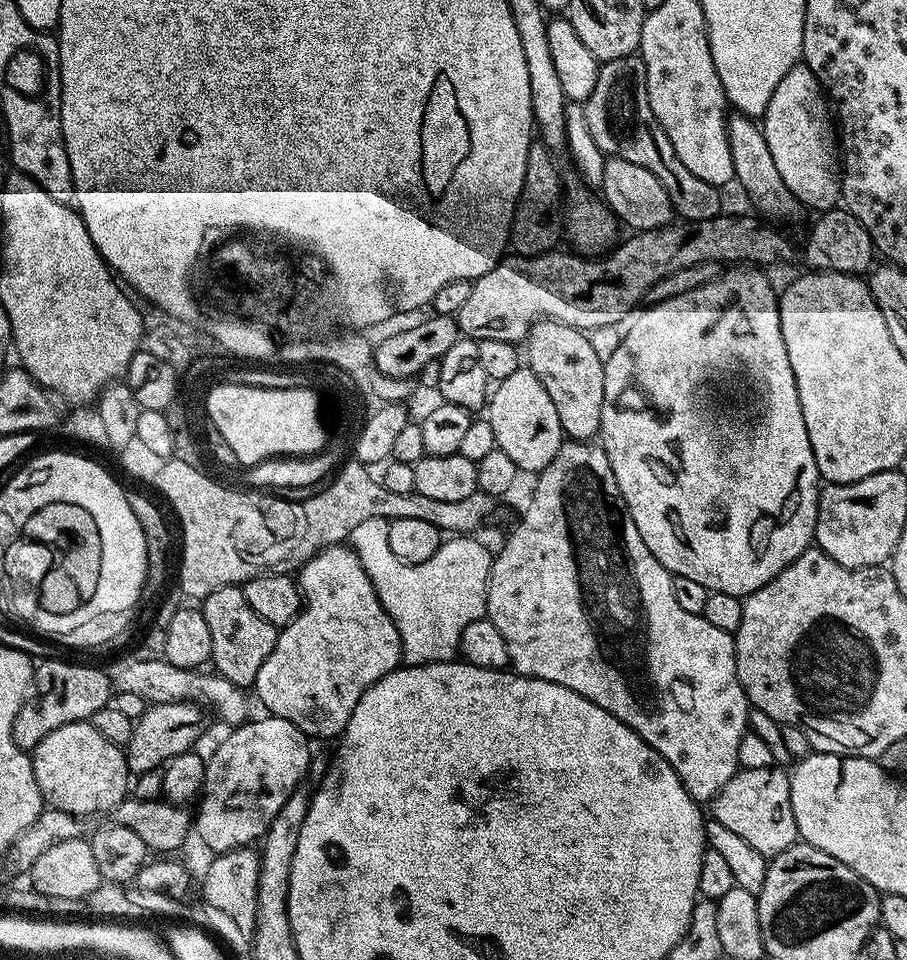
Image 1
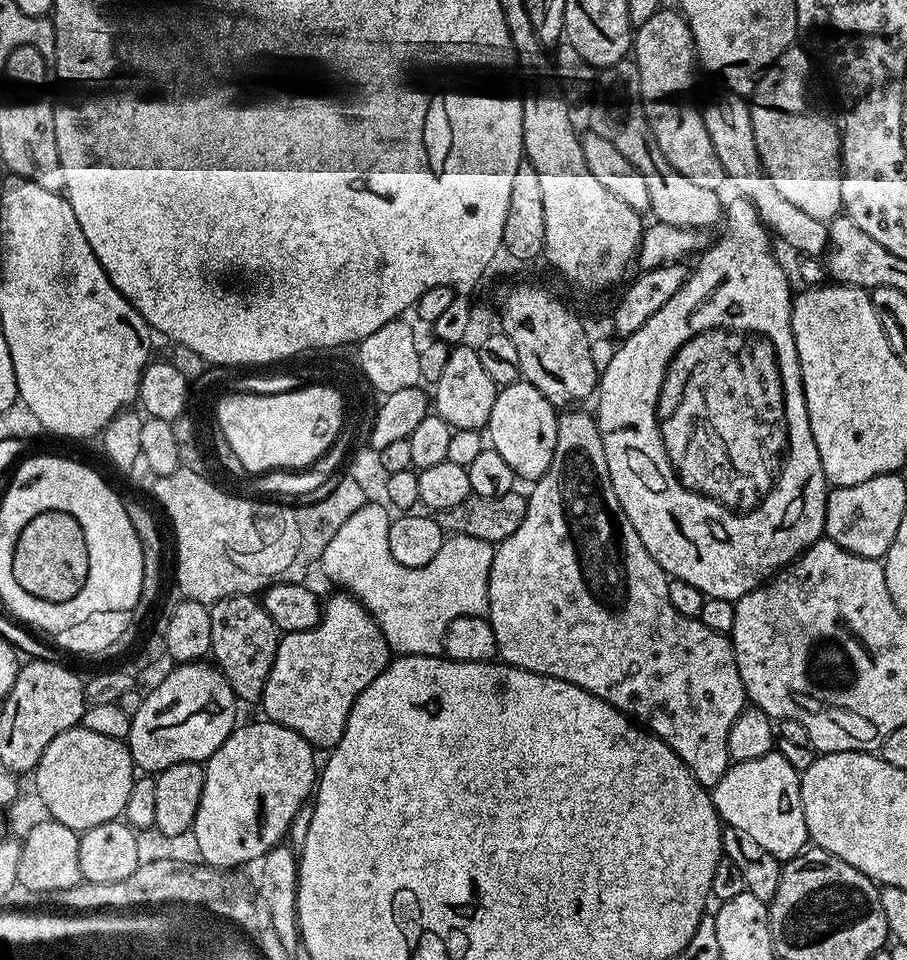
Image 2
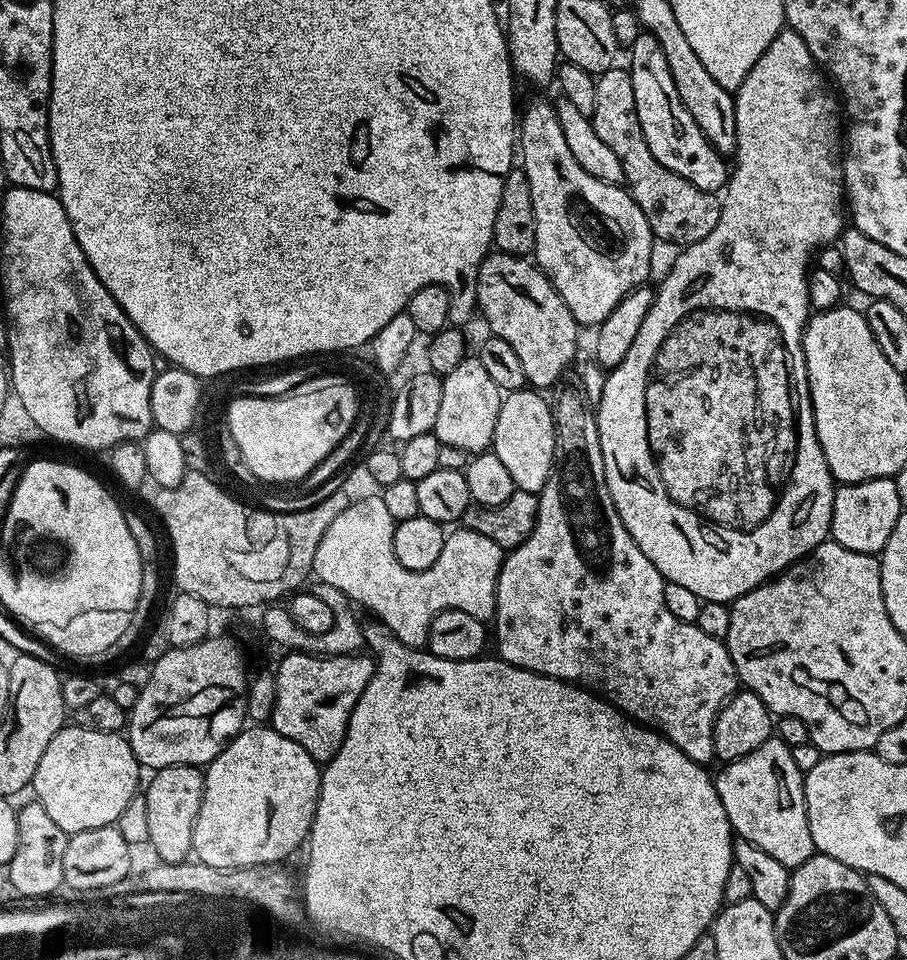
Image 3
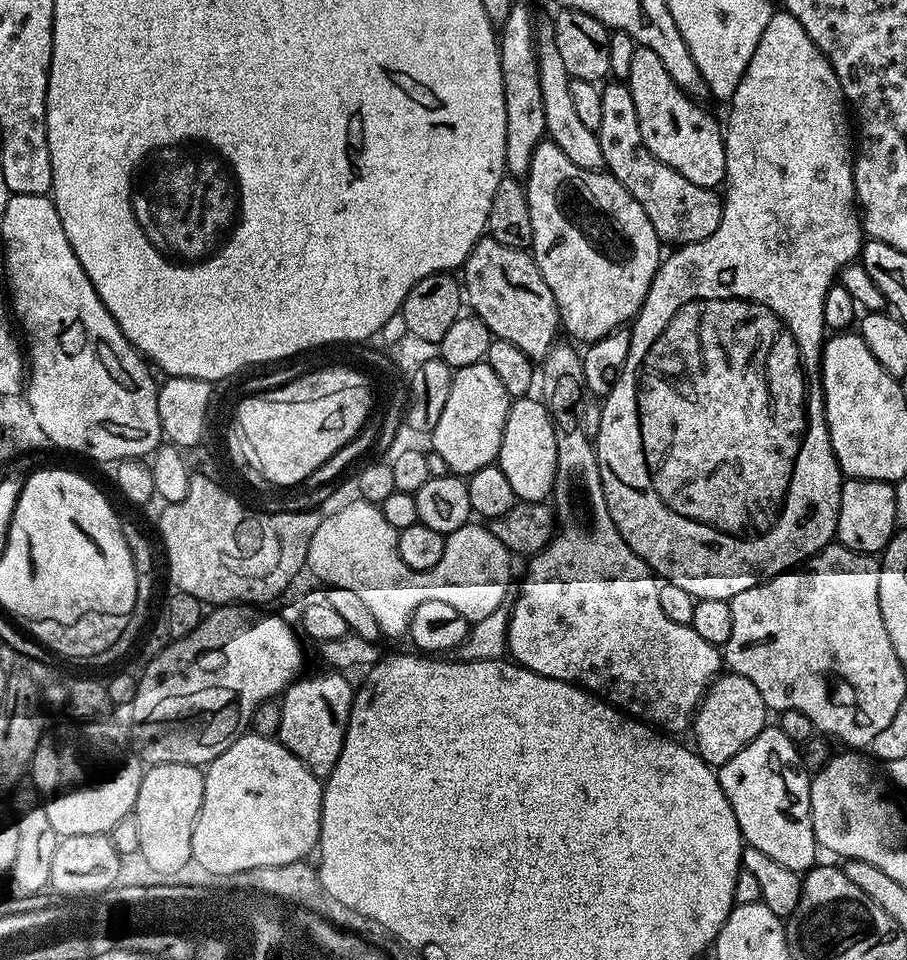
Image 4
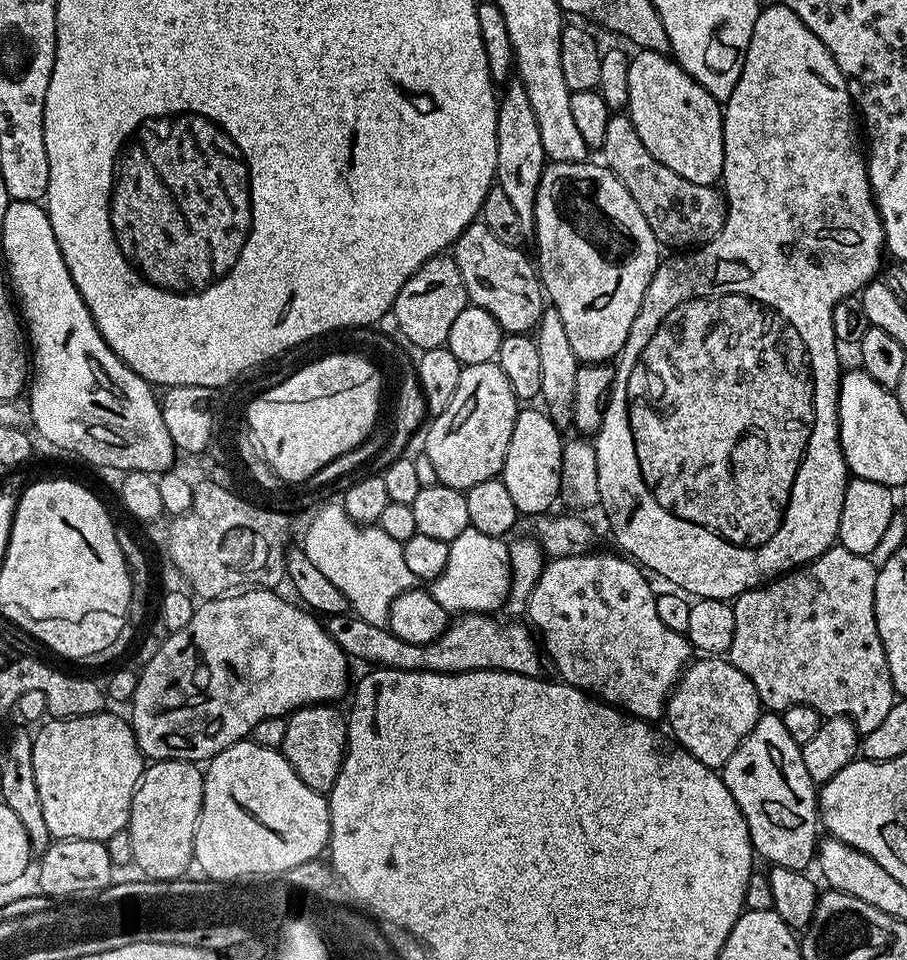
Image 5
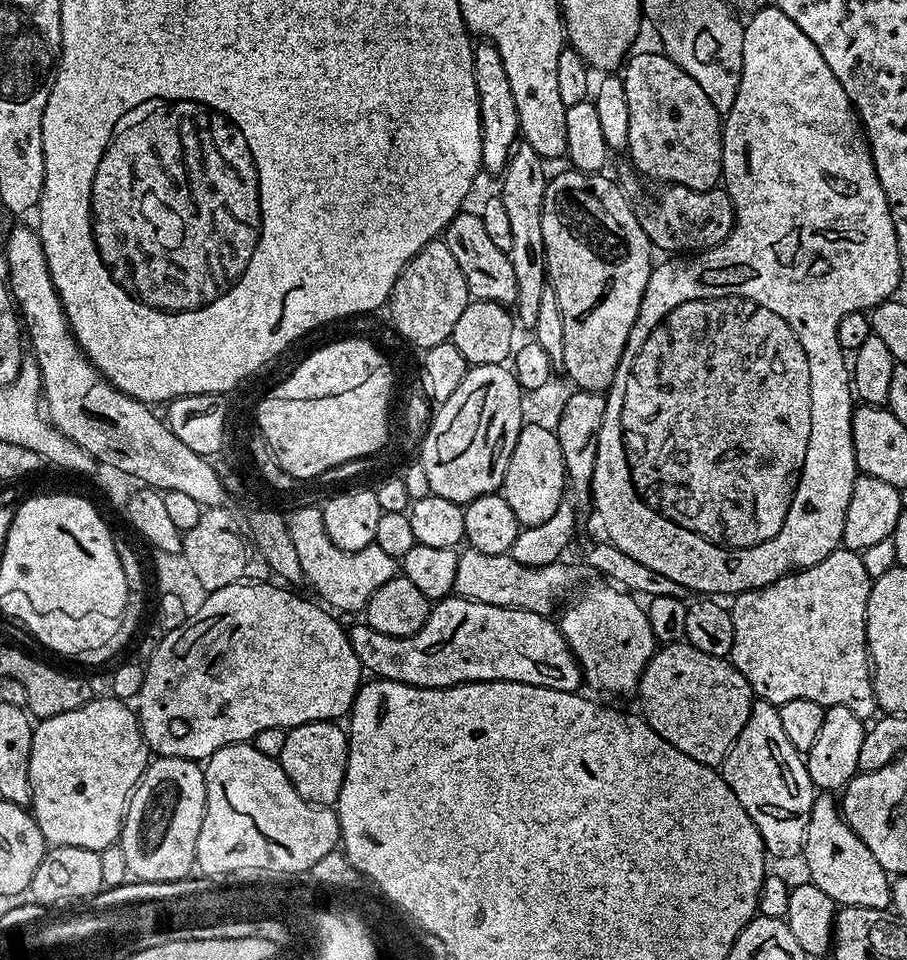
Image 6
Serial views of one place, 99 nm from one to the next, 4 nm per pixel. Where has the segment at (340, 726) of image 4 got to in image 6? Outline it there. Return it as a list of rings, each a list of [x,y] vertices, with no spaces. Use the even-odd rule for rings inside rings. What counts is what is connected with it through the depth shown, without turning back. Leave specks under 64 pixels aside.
[[[324,720],[286,731],[286,742],[278,759],[294,790],[298,790],[298,794],[309,804],[332,806],[340,796],[348,765],[348,733],[339,726],[339,723]]]

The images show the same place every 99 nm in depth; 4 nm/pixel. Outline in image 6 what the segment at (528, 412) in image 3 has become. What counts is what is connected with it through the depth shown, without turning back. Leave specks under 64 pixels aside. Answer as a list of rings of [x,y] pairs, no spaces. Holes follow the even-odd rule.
[[[525,424],[518,434],[514,454],[510,454],[510,466],[506,466],[502,495],[510,502],[514,518],[521,526],[528,528],[547,522],[554,515],[560,503],[566,498],[566,477],[562,450],[558,447],[555,431]]]

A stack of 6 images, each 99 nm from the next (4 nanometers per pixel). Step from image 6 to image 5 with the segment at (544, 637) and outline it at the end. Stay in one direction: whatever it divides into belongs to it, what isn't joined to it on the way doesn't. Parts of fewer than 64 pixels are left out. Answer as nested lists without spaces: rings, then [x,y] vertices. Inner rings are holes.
[[[351,611],[327,617],[323,621],[323,626],[347,657],[353,661],[365,660],[366,663],[372,664],[368,666],[419,672],[502,670],[523,676],[540,676],[542,648],[533,629],[524,622],[505,622],[503,619],[500,619],[501,621],[496,619],[500,618],[479,612],[457,615],[437,640],[426,645],[402,642],[393,636],[387,627],[370,626],[370,622],[366,622]]]

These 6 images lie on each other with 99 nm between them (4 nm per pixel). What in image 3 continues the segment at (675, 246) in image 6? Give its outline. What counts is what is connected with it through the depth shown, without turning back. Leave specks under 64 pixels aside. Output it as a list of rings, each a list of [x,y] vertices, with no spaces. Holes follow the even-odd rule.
[[[613,66],[595,77],[596,108],[590,117],[594,134],[602,138],[618,154],[627,187],[638,202],[642,214],[646,214],[652,235],[657,241],[669,240],[672,244],[687,246],[702,242],[714,226],[718,226],[721,197],[715,192],[707,192],[694,186],[686,178],[666,170],[650,154],[638,122],[634,102],[634,82],[627,67]]]

